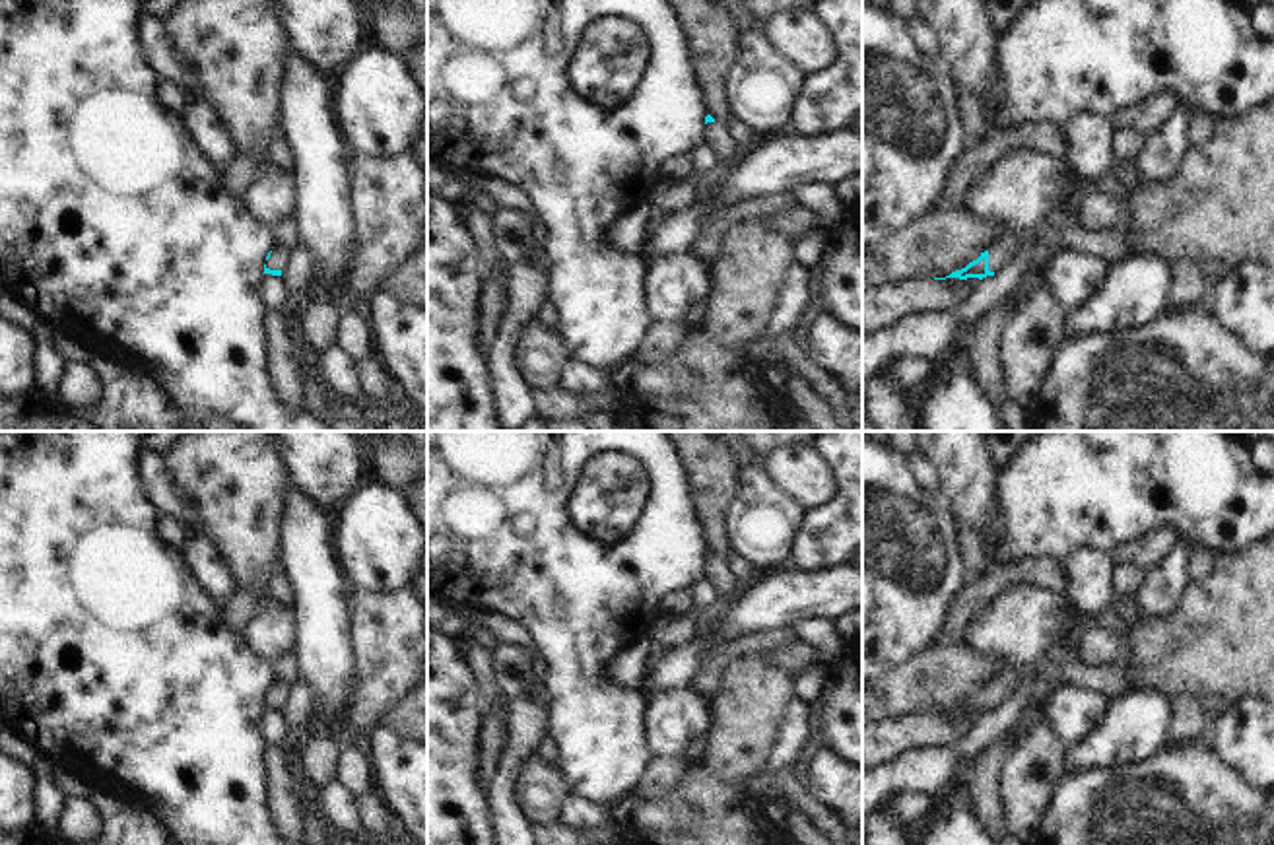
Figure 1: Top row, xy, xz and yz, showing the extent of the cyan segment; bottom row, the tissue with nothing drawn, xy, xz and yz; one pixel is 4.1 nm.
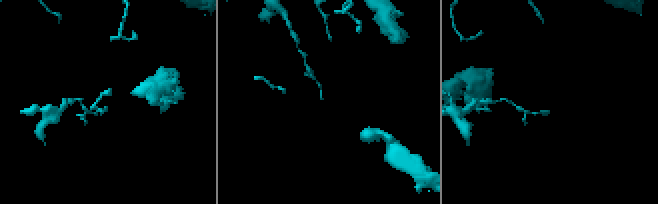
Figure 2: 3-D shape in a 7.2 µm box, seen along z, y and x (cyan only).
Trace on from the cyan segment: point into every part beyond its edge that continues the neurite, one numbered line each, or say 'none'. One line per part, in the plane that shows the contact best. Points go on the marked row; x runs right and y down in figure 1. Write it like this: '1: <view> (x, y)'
1: xy (278, 257)

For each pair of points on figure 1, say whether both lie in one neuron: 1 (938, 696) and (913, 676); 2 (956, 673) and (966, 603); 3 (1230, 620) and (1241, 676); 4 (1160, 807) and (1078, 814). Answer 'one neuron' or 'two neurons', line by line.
1: one neuron
2: two neurons
3: one neuron
4: one neuron

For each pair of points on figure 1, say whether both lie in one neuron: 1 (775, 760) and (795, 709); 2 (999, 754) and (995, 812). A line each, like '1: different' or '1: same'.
1: same
2: same

